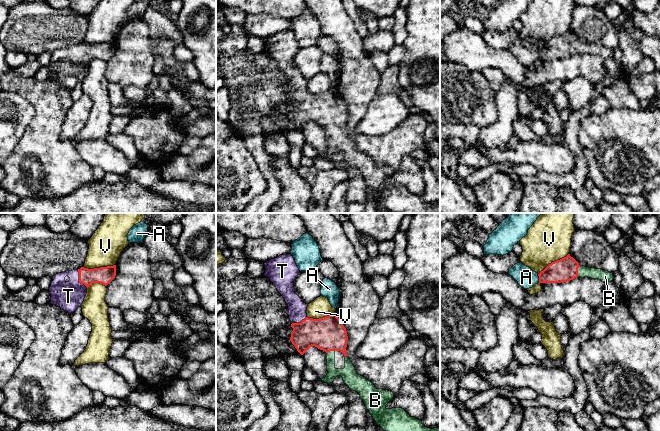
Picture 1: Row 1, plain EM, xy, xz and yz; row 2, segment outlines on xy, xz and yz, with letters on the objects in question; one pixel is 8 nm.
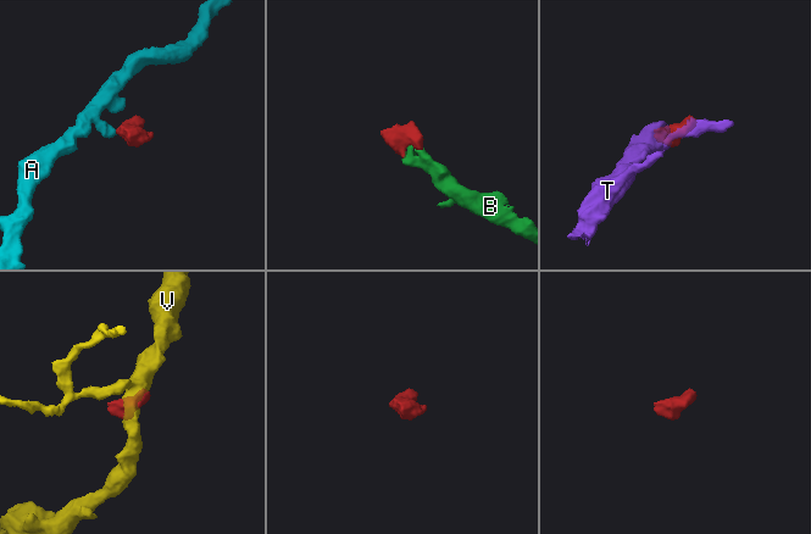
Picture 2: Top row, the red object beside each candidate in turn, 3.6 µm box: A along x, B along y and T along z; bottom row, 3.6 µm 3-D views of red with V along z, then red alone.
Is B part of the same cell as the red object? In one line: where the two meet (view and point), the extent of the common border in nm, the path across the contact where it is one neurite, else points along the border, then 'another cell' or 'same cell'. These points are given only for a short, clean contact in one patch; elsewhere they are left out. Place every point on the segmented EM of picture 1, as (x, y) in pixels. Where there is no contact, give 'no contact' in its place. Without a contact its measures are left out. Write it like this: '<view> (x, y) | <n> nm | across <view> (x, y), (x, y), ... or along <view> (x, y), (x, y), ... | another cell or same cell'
yz (577, 271) | 90 nm | across yz (566, 269), (577, 271), (598, 273), (605, 276) | same cell

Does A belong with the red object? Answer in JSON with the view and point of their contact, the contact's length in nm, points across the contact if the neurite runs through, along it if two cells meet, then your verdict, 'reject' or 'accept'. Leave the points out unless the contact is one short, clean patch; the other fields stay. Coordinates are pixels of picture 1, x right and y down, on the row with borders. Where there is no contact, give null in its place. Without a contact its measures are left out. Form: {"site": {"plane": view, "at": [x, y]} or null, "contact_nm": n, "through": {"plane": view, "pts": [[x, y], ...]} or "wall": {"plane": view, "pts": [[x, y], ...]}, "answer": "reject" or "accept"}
{"site": {"plane": "yz", "at": [539, 278]}, "contact_nm": 70, "wall": {"plane": "yz", "pts": [[537, 274], [539, 282]]}, "answer": "reject"}

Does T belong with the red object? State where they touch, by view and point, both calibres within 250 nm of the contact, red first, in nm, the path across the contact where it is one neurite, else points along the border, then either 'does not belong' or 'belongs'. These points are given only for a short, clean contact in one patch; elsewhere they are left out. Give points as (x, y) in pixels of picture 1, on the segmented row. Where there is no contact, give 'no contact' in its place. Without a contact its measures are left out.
contact xy (79, 280); calibres 140 and 220 nm; way xy (104, 275), (91, 275), (79, 280), (77, 287), (68, 296); belongs

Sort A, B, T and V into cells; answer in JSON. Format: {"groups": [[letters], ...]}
{"groups": [["A"], ["B", "T"], ["V"]]}

